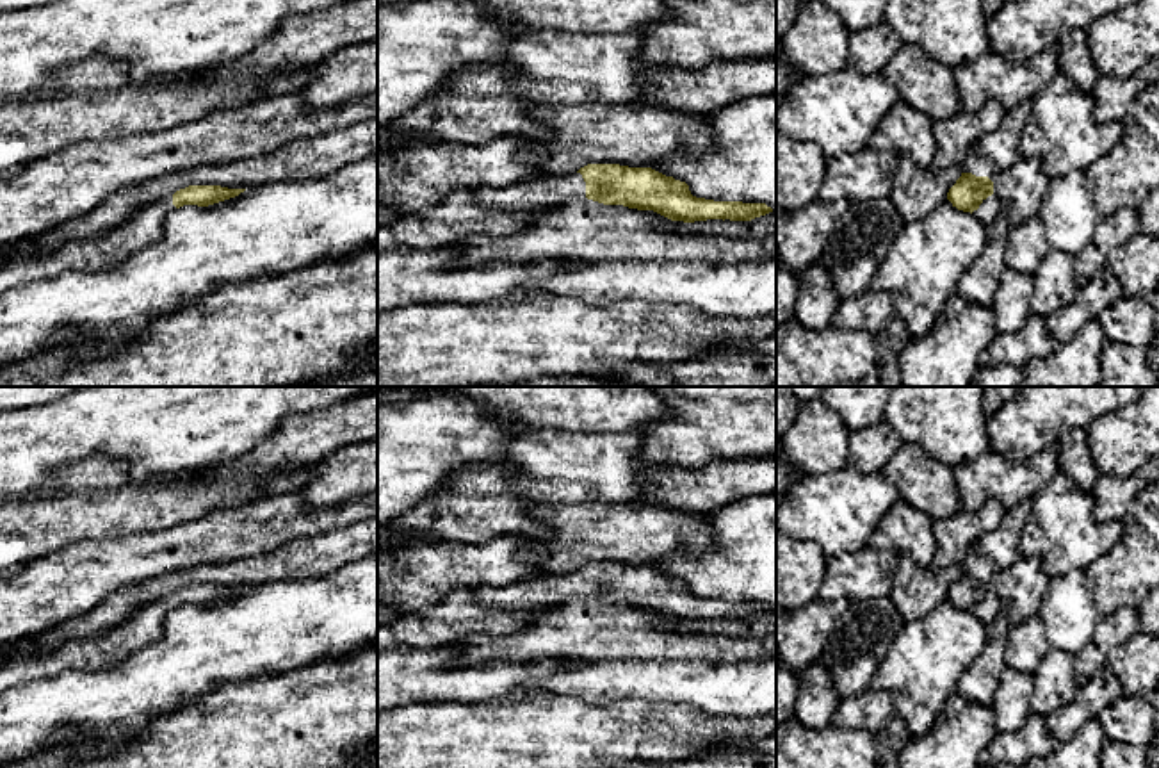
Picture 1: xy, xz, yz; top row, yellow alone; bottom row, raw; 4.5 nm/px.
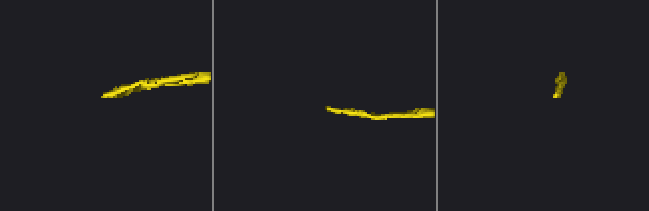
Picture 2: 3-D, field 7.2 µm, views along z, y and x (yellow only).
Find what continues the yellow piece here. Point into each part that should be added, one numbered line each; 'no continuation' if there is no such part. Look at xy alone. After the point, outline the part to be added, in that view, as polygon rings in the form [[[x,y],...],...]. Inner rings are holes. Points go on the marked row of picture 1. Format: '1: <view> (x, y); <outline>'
1: xy (145, 225); [[[173,194],[135,210],[114,230],[91,239],[66,242],[46,255],[7,257],[0,264],[0,294],[52,280],[66,271],[94,271],[110,266],[162,235],[169,212],[176,210]]]

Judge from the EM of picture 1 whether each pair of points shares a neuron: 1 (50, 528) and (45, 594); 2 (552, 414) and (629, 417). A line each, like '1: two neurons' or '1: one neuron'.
1: two neurons
2: one neuron

